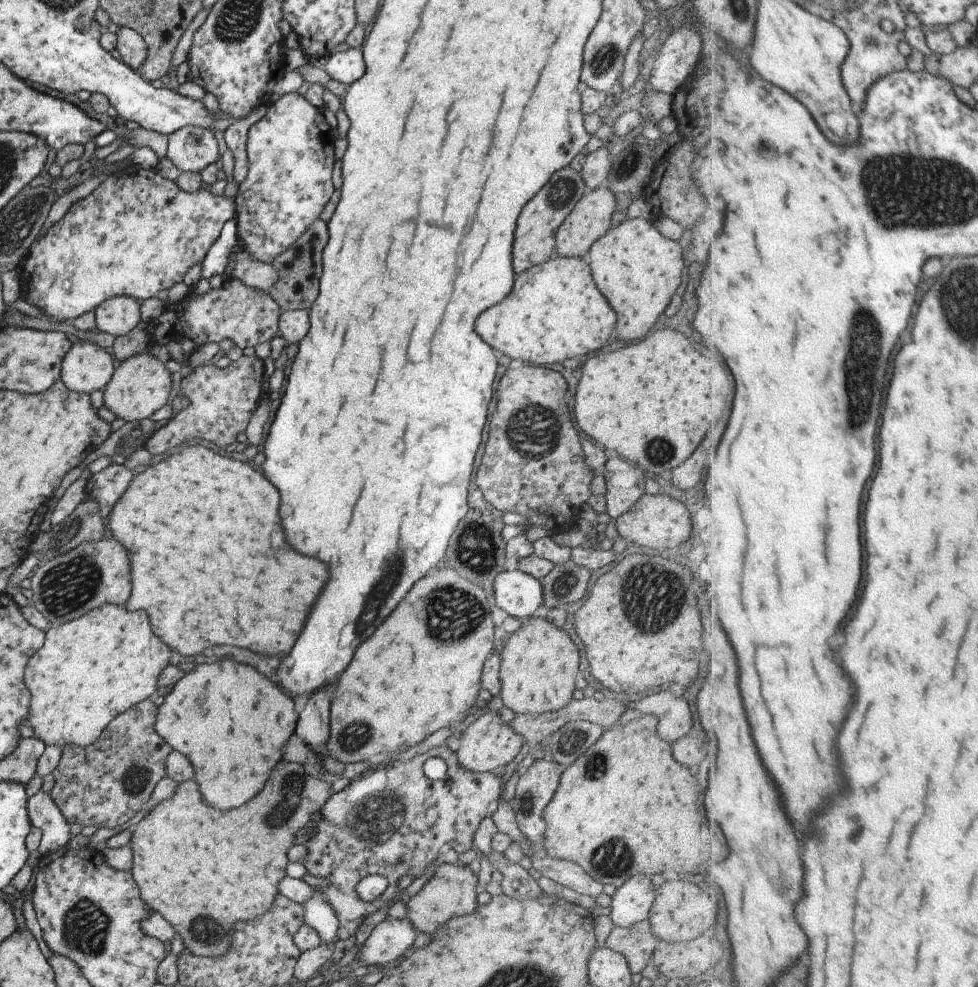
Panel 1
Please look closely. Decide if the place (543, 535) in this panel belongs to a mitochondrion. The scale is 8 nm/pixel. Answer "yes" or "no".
no

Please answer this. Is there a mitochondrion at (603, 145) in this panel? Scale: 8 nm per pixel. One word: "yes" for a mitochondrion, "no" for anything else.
no

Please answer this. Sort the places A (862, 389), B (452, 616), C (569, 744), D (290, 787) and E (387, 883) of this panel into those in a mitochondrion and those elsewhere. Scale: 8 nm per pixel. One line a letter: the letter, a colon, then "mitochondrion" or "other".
A: mitochondrion
B: mitochondrion
C: mitochondrion
D: mitochondrion
E: other

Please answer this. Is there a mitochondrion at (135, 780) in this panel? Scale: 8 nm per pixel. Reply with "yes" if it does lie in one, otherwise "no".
yes

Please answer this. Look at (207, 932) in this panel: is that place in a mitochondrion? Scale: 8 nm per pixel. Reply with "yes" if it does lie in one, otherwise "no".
yes

